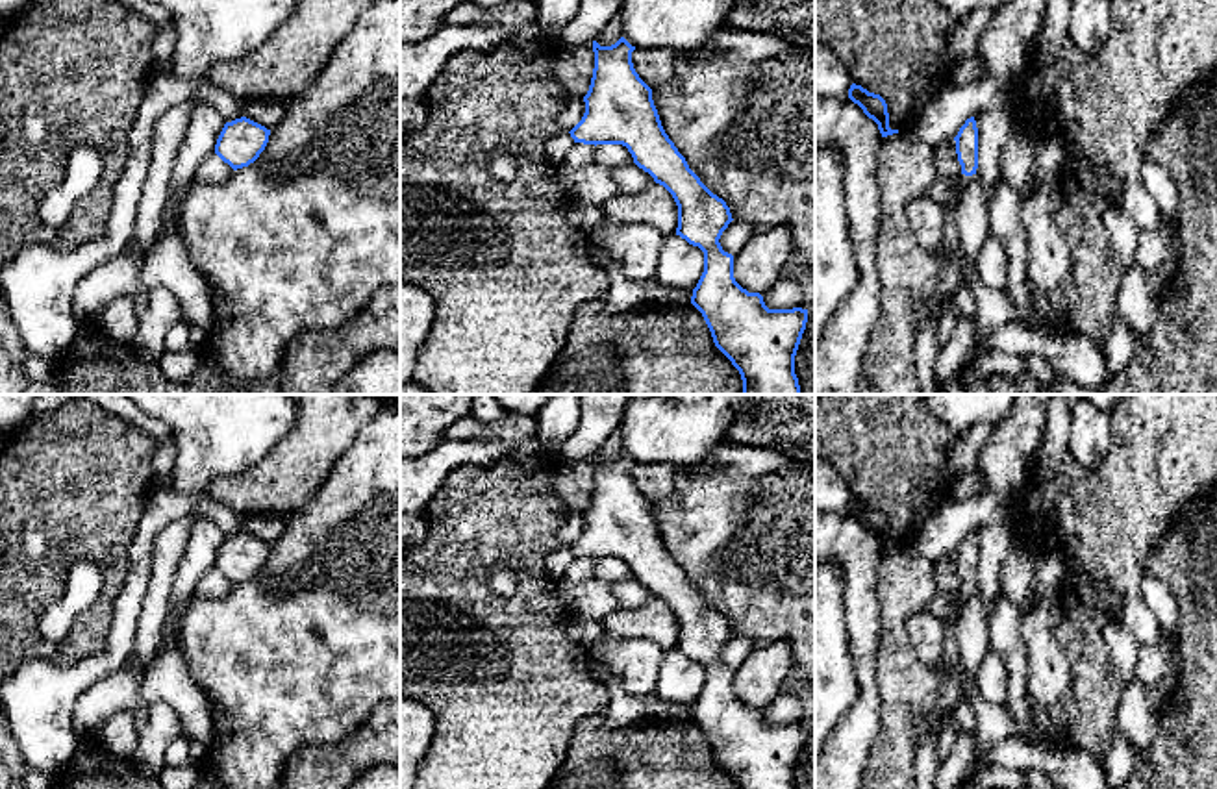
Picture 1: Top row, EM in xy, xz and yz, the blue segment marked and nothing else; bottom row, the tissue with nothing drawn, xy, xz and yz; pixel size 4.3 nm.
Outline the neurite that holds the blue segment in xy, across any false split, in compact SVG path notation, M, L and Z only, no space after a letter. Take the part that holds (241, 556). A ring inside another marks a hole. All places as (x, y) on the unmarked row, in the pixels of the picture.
M246 532L235 533L224 539L215 569L233 585L248 582L265 565L269 550L270 545Z

